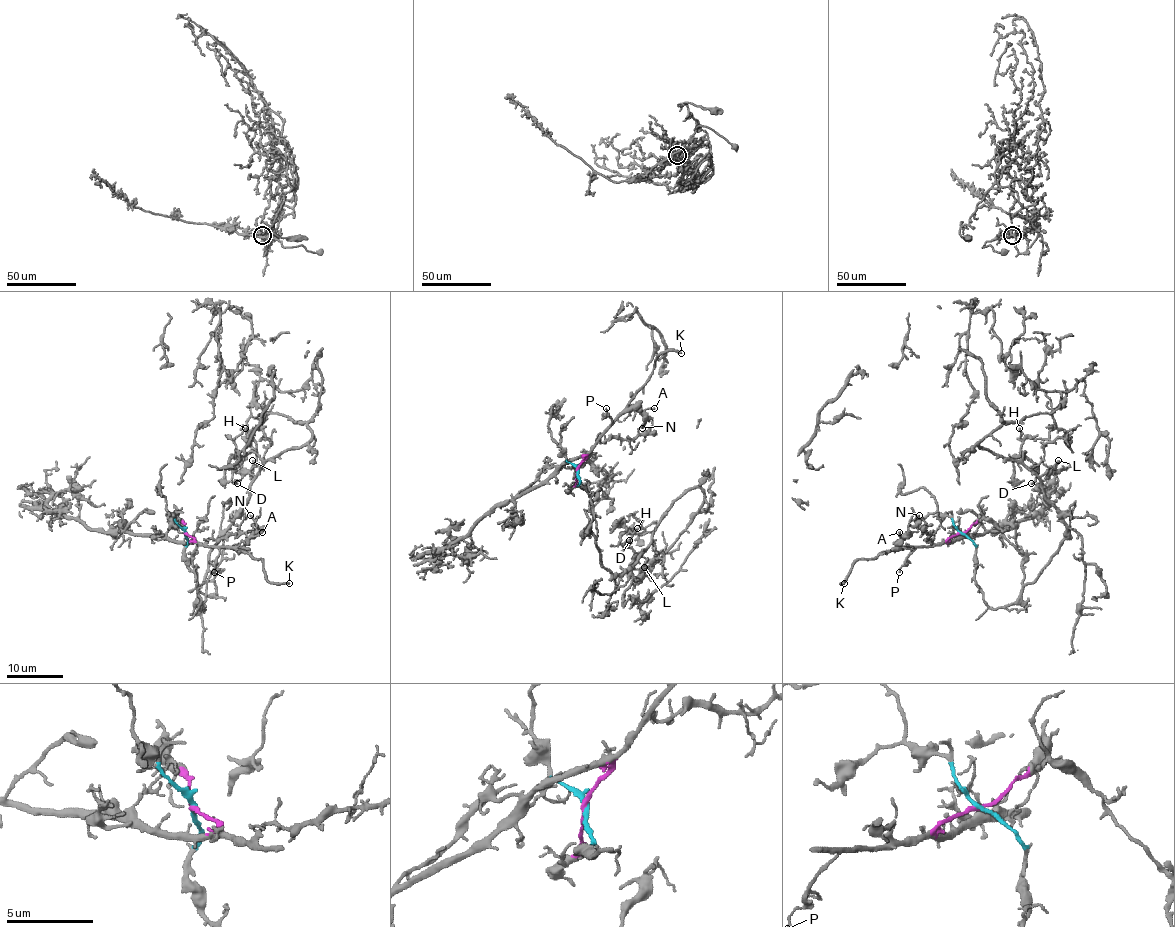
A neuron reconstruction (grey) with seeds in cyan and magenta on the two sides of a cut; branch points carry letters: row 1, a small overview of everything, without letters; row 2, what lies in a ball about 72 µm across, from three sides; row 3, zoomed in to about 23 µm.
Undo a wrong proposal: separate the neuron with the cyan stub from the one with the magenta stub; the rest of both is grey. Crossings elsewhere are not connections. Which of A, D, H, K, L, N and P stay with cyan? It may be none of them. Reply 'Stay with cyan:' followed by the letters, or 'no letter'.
Stay with cyan: D, H, L

